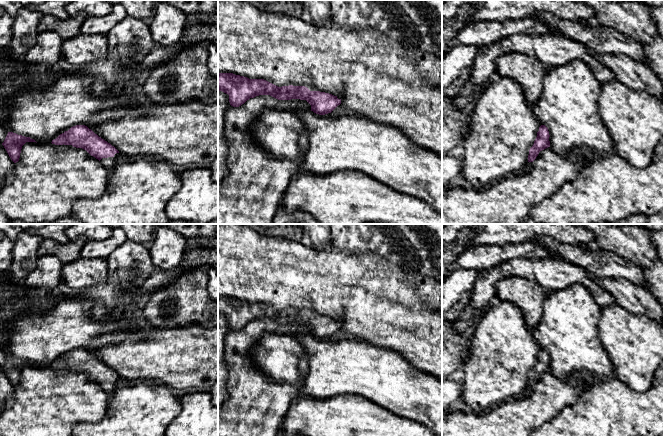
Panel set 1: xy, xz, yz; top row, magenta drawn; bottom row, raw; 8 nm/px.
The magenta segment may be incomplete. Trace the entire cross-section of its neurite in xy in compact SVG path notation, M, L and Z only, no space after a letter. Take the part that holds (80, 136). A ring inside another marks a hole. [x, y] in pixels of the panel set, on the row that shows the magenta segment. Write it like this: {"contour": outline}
{"contour": "M76 125L52 140L55 145L72 145L86 150L111 172L119 157L119 151L85 125Z"}

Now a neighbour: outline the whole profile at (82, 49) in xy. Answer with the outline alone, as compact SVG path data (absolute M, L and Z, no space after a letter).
M79 33L62 44L62 59L82 66L105 57L109 52L107 36L104 34Z

